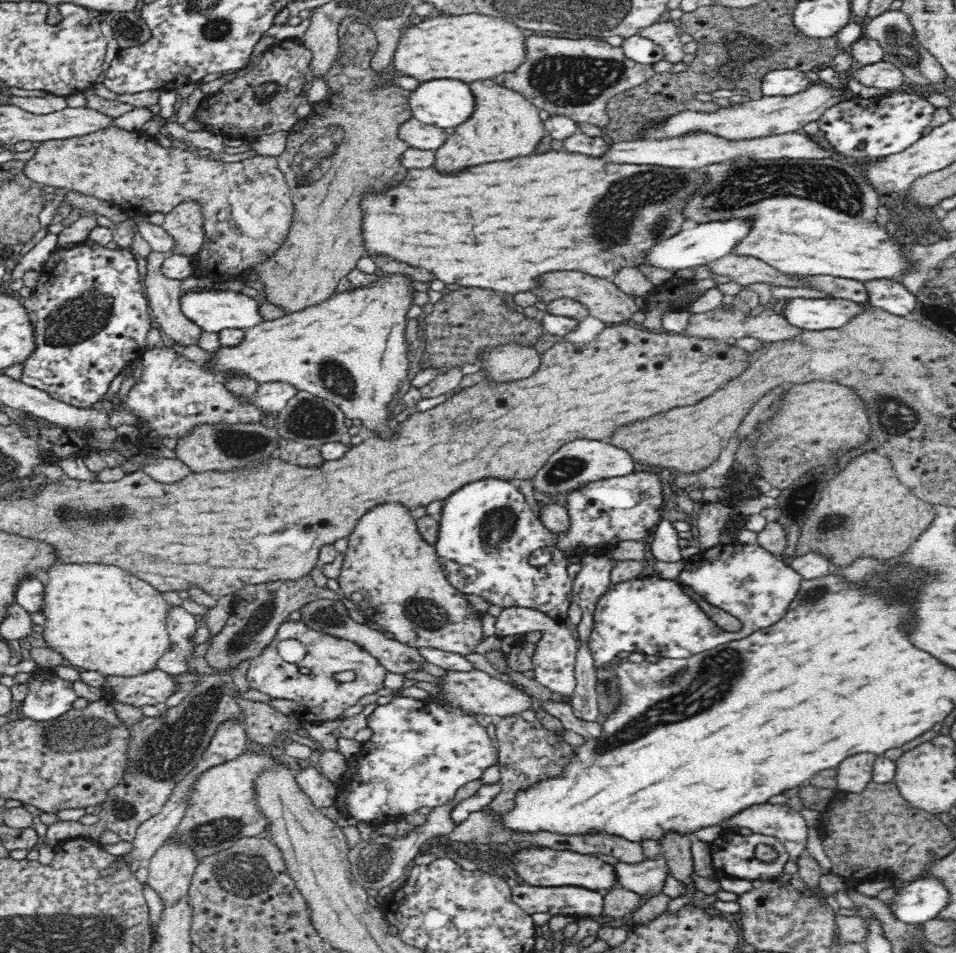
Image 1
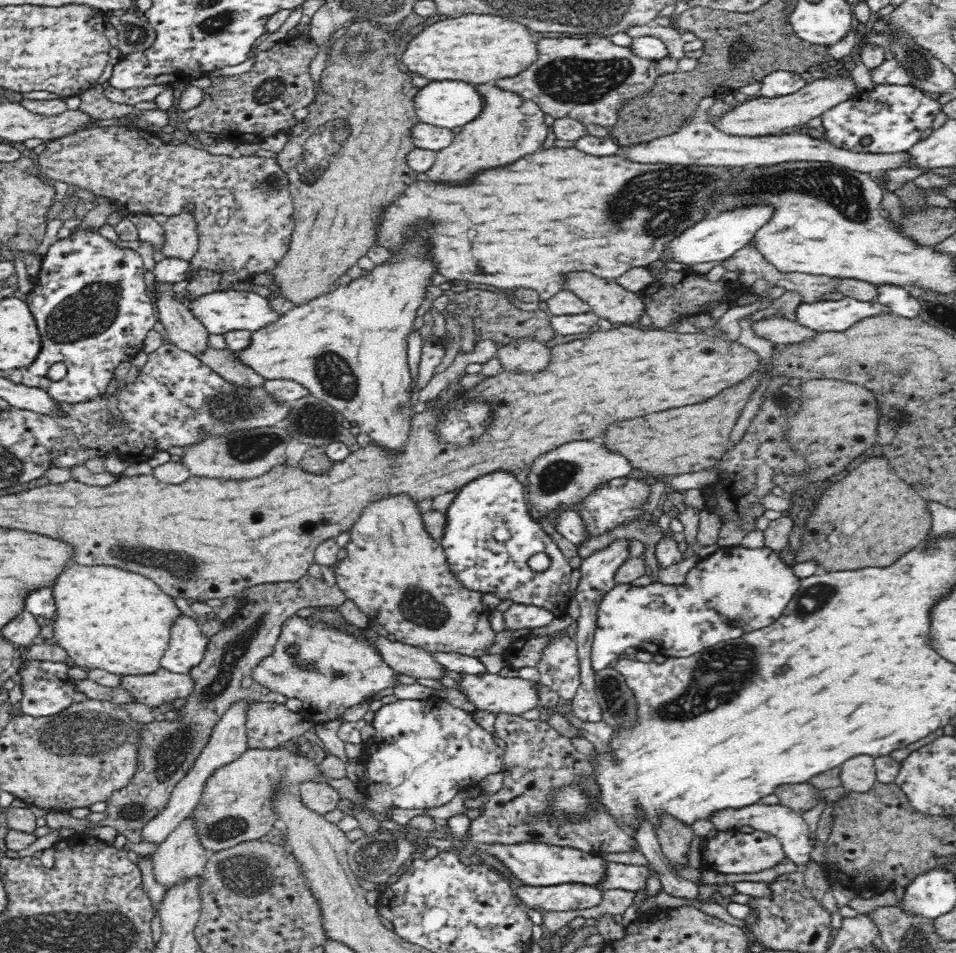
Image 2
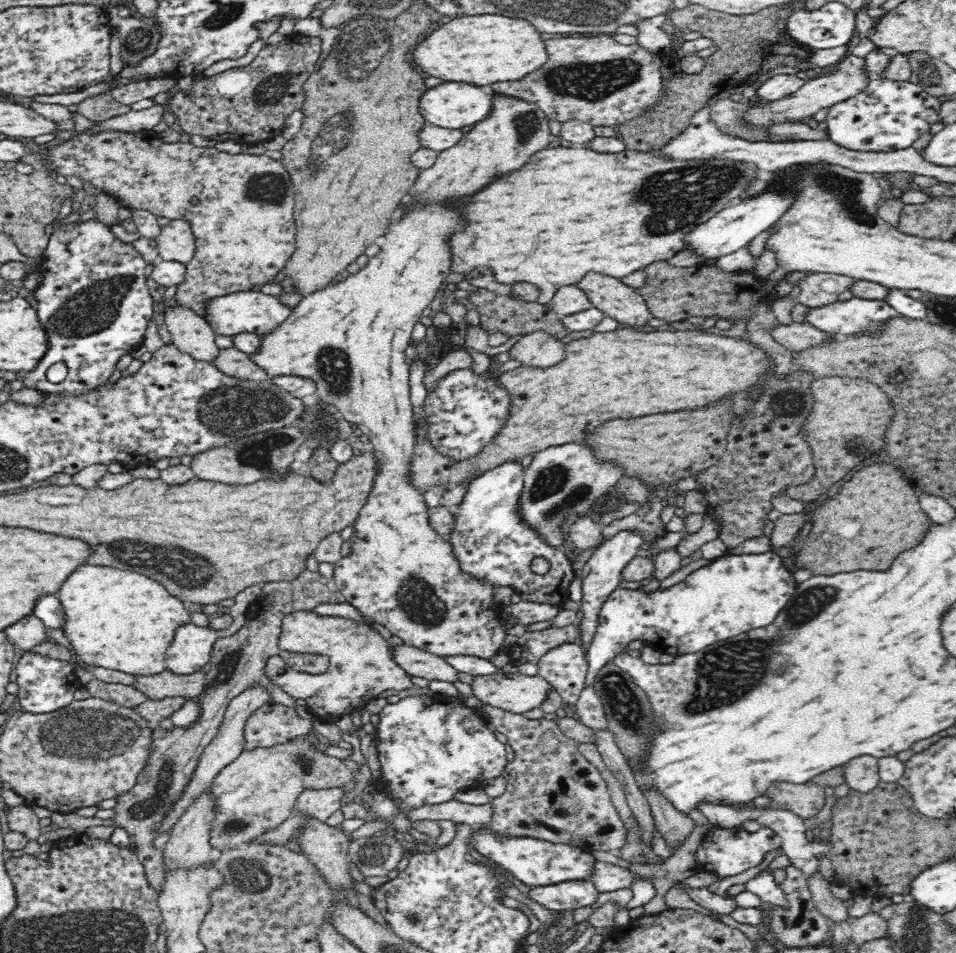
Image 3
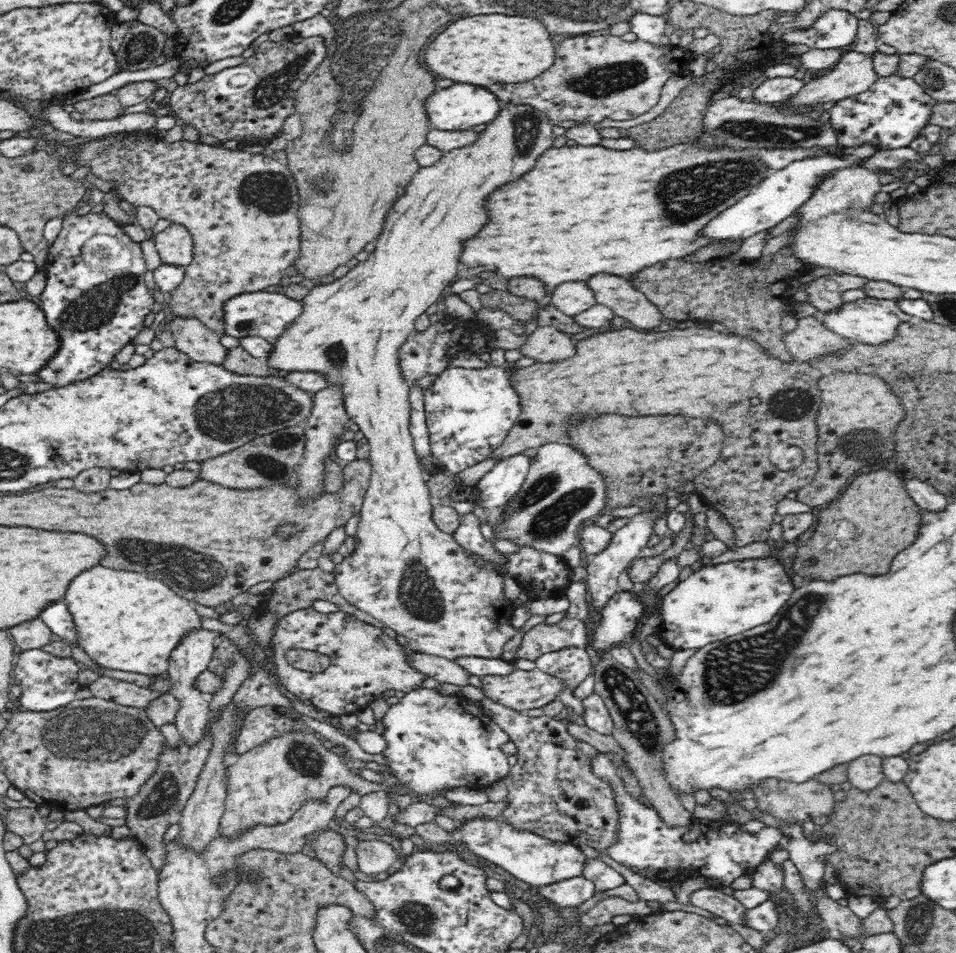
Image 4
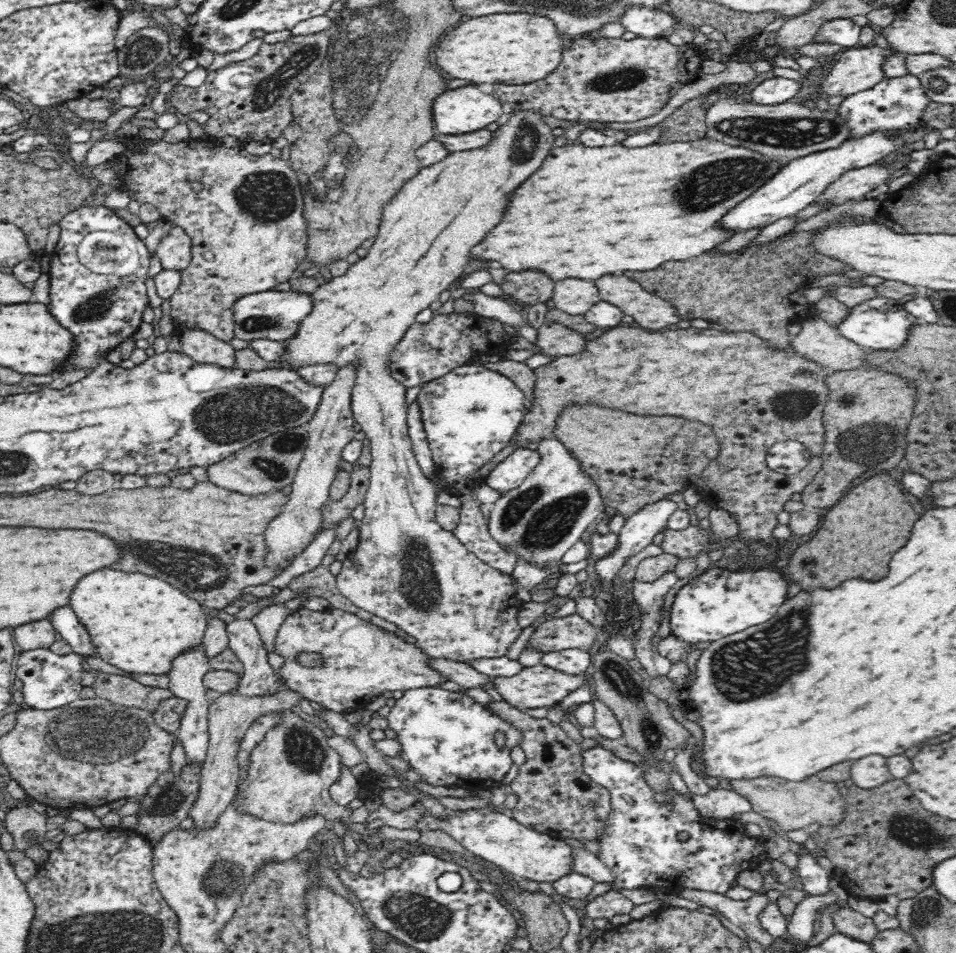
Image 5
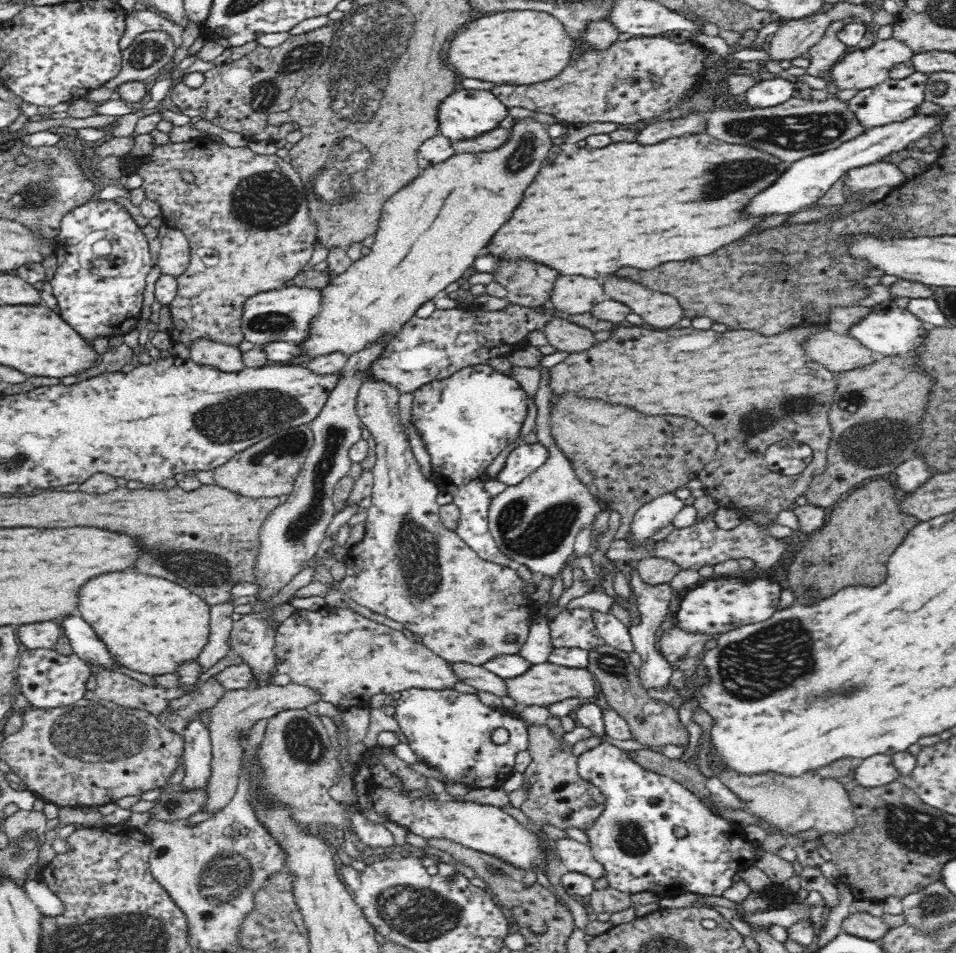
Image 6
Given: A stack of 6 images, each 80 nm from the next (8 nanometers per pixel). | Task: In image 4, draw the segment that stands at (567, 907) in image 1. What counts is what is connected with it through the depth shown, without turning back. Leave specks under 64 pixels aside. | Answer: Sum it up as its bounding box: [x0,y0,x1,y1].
[539,875,595,908]

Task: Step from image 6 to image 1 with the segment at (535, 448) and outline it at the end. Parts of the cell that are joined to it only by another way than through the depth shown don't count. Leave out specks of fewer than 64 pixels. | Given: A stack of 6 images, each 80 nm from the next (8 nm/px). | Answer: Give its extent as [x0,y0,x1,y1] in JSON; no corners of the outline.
[434,478,574,622]

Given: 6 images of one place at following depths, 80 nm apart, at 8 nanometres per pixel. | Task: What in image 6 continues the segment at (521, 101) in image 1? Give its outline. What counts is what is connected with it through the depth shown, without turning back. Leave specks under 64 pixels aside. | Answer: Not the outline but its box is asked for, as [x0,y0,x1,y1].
[299,117,553,666]

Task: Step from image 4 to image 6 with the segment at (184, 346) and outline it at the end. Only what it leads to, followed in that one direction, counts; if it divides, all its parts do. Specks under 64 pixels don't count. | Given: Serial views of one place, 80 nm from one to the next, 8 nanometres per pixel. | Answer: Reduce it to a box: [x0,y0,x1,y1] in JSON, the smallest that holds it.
[190,341,245,374]

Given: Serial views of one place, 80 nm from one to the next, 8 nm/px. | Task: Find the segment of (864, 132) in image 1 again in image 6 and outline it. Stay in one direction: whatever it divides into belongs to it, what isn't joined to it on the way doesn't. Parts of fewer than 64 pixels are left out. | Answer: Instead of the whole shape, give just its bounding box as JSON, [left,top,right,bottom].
[848,71,930,128]

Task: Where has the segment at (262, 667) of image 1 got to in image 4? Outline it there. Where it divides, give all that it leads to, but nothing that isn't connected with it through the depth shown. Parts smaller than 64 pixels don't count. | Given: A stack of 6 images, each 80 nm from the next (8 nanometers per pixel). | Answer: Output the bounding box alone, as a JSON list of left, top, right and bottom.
[273,608,428,715]

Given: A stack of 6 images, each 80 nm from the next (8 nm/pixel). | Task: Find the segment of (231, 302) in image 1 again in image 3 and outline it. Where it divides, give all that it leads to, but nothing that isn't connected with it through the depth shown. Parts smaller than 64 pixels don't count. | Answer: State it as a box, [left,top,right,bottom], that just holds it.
[208,290,294,336]

